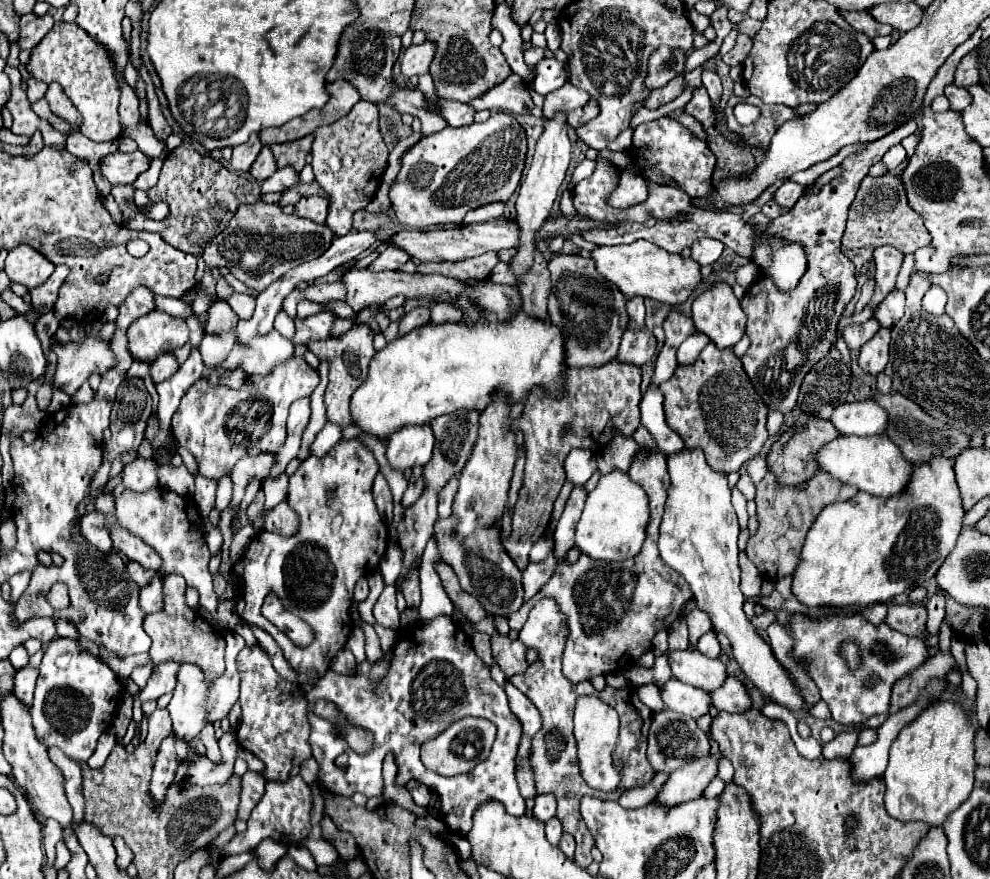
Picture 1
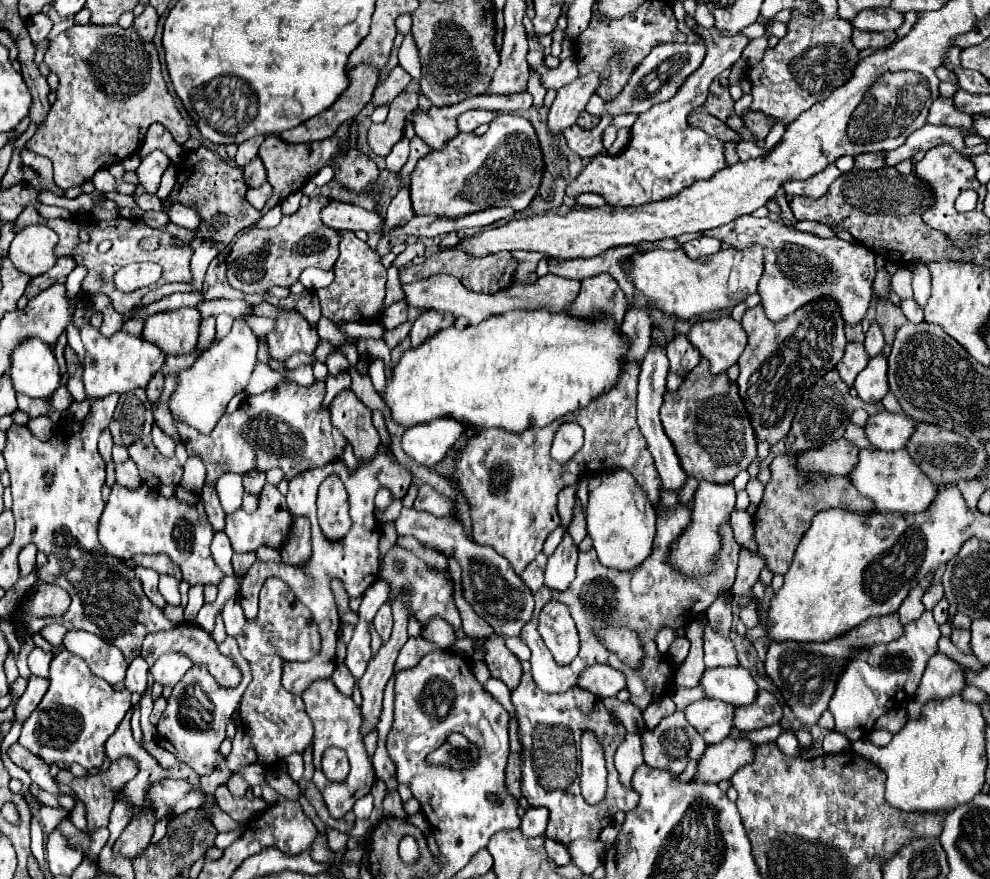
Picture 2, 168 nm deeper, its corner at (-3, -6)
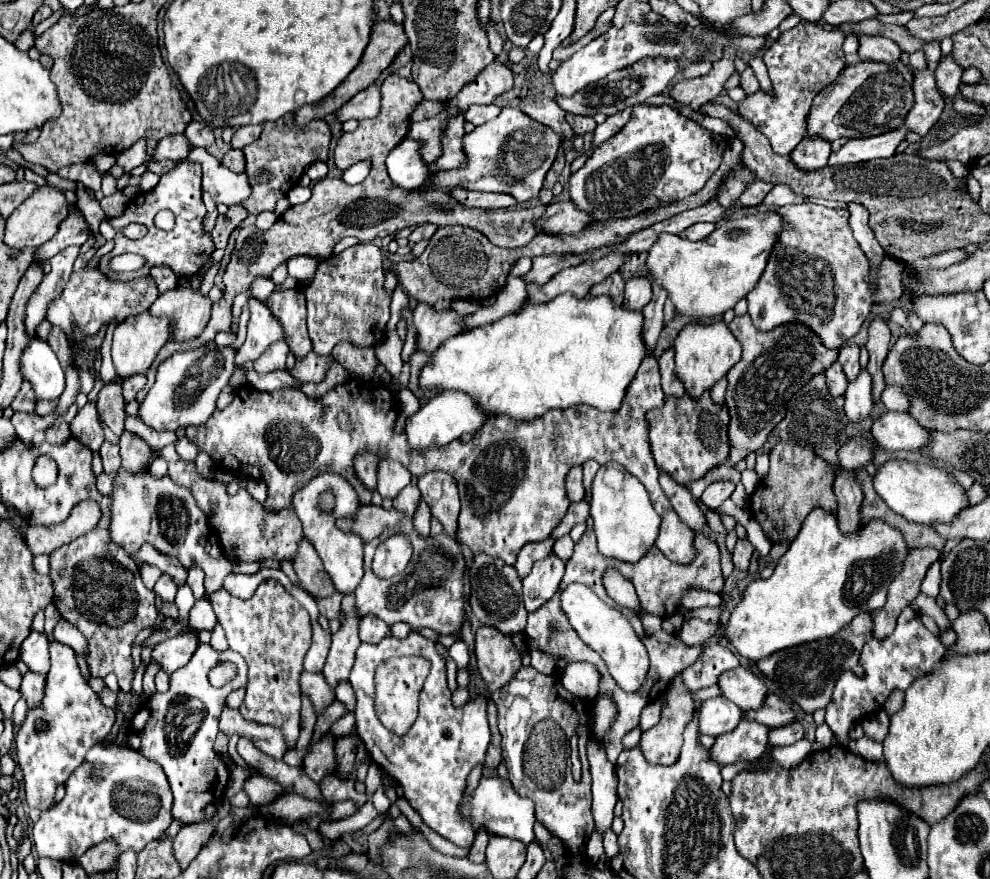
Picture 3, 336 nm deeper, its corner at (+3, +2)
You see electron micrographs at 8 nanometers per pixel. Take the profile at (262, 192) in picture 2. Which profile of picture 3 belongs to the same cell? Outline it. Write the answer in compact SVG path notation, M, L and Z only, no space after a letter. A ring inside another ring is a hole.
M194 148L188 160L202 164L202 174L204 174L202 176L202 200L207 209L204 224L212 224L213 230L216 223L213 217L213 206L216 204L232 206L232 204L240 204L242 200L246 200L250 196L248 180L244 174L236 174L224 168L220 160L210 156L204 148Z

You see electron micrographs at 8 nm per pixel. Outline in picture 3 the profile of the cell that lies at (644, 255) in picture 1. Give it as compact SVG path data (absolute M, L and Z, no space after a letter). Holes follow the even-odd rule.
M764 210L724 220L700 242L660 234L648 252L648 274L668 290L678 314L694 318L722 316L758 284L782 228L782 216L776 210Z

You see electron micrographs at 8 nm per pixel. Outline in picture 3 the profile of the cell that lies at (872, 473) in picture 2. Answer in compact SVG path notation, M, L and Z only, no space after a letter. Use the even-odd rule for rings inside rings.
M888 460L886 464L882 464L874 478L874 488L892 512L904 516L914 524L924 526L950 524L960 514L960 510L970 506L966 490L950 474L932 466L920 466L906 460Z

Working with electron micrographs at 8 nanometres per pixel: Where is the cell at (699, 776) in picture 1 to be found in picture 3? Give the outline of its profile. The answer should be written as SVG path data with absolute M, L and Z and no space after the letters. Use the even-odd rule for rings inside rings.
M742 720L736 730L716 738L716 744L710 748L710 756L722 766L738 760L760 760L768 750L768 732L770 728L764 724Z

